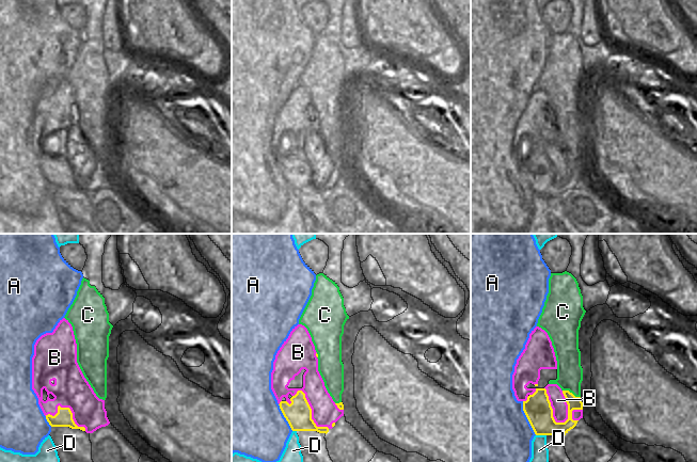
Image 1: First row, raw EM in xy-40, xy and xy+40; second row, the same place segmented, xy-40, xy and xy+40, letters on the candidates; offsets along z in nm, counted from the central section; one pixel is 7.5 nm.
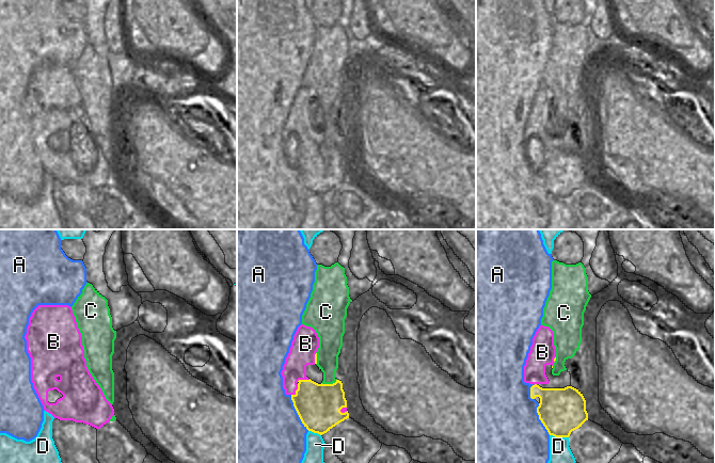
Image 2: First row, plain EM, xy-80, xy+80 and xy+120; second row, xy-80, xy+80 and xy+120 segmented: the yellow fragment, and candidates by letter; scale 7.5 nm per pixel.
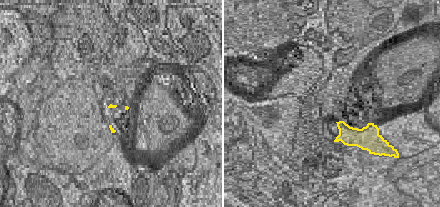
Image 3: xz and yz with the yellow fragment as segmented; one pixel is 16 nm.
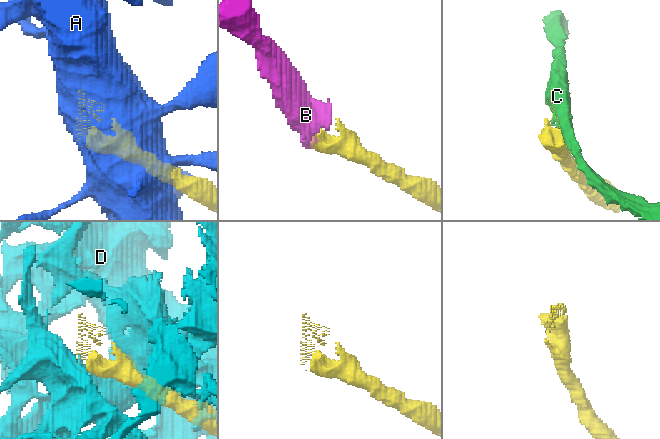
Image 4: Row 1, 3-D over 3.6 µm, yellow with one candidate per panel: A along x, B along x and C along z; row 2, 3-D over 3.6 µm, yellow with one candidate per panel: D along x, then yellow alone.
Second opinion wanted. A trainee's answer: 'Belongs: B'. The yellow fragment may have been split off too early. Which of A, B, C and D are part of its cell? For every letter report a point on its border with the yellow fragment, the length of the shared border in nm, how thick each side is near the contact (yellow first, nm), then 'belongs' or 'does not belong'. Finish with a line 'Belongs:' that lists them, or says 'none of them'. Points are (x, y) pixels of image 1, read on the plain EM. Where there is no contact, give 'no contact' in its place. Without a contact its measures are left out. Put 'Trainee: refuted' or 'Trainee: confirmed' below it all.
A: xy+40 (527, 179) | 280 nm | 200/500 nm | does not belong
B: xy+40 (552, 170) | 300 nm | 200/120 nm | belongs
C: xy+40 (571, 154) | 150 nm | 150/190 nm | does not belong
D: xy+40 (541, 195) | 80 nm | 200/170 nm | does not belong
Belongs: B
Trainee: confirmed

